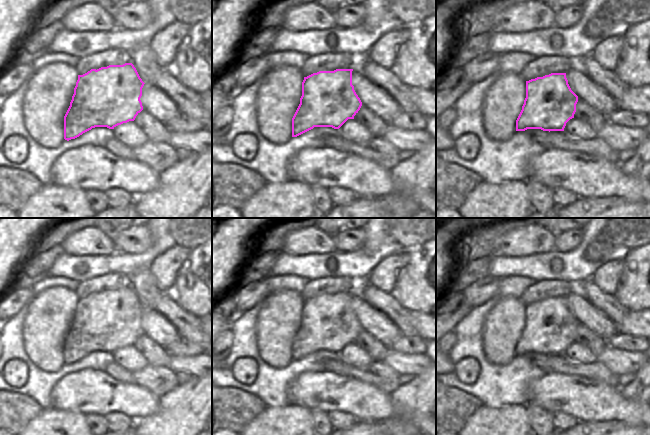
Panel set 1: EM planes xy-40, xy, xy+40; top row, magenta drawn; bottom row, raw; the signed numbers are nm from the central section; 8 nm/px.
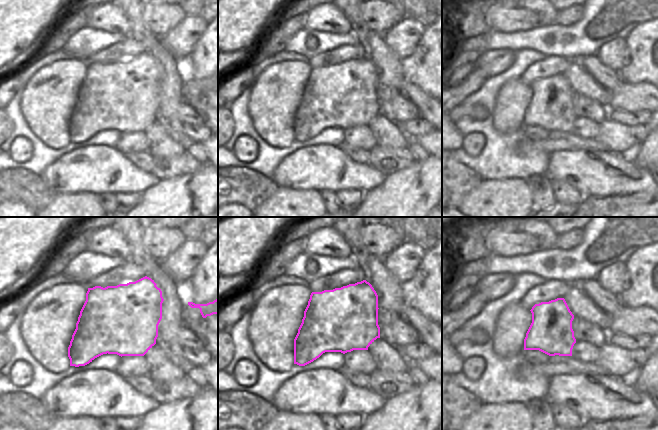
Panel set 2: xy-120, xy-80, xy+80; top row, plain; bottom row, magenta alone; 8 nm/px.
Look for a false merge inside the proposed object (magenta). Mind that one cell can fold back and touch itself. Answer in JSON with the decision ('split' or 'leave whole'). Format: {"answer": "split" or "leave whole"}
{"answer": "split"}

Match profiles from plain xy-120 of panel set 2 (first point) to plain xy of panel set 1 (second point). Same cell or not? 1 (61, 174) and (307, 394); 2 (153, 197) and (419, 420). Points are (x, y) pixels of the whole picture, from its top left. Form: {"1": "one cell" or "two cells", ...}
{"1": "one cell", "2": "two cells"}

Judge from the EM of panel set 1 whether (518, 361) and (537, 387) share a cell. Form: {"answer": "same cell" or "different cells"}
{"answer": "different cells"}

